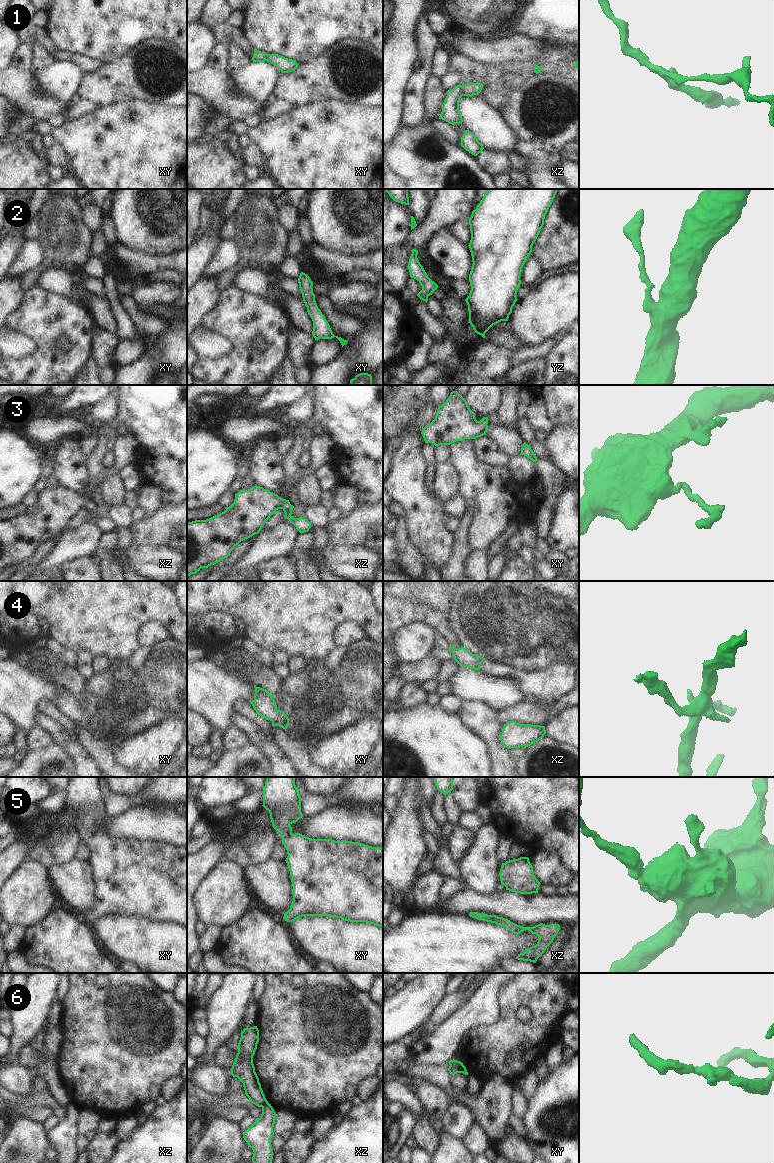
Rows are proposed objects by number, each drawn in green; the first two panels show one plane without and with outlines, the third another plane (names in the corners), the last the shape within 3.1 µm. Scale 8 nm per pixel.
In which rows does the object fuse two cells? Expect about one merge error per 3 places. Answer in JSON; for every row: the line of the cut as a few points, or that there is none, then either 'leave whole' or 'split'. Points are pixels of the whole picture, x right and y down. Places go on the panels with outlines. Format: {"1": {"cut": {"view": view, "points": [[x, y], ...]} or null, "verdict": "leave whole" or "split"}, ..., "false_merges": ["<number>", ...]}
{"1": {"cut": null, "verdict": "leave whole"}, "2": {"cut": null, "verdict": "leave whole"}, "3": {"cut": null, "verdict": "leave whole"}, "4": {"cut": null, "verdict": "leave whole"}, "5": {"cut": null, "verdict": "leave whole"}, "6": {"cut": {"view": "xz", "points": [[267, 1102], [262, 1107]]}, "verdict": "split"}, "false_merges": ["6"]}

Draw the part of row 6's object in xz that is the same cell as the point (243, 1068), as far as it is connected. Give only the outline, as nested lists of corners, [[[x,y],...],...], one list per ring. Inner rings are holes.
[[[257,1026],[244,1028],[238,1043],[238,1053],[231,1068],[231,1075],[237,1077],[242,1083],[246,1096],[250,1102],[258,1107],[268,1103],[261,1088],[259,1078],[255,1072],[253,1056],[259,1042]]]

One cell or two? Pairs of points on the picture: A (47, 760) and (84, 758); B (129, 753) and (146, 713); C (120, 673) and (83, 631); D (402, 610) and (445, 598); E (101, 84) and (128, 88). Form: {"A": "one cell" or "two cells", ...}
{"A": "two cells", "B": "two cells", "C": "two cells", "D": "two cells", "E": "one cell"}

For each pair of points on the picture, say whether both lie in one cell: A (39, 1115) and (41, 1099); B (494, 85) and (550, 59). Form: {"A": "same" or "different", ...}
{"A": "different", "B": "same"}

